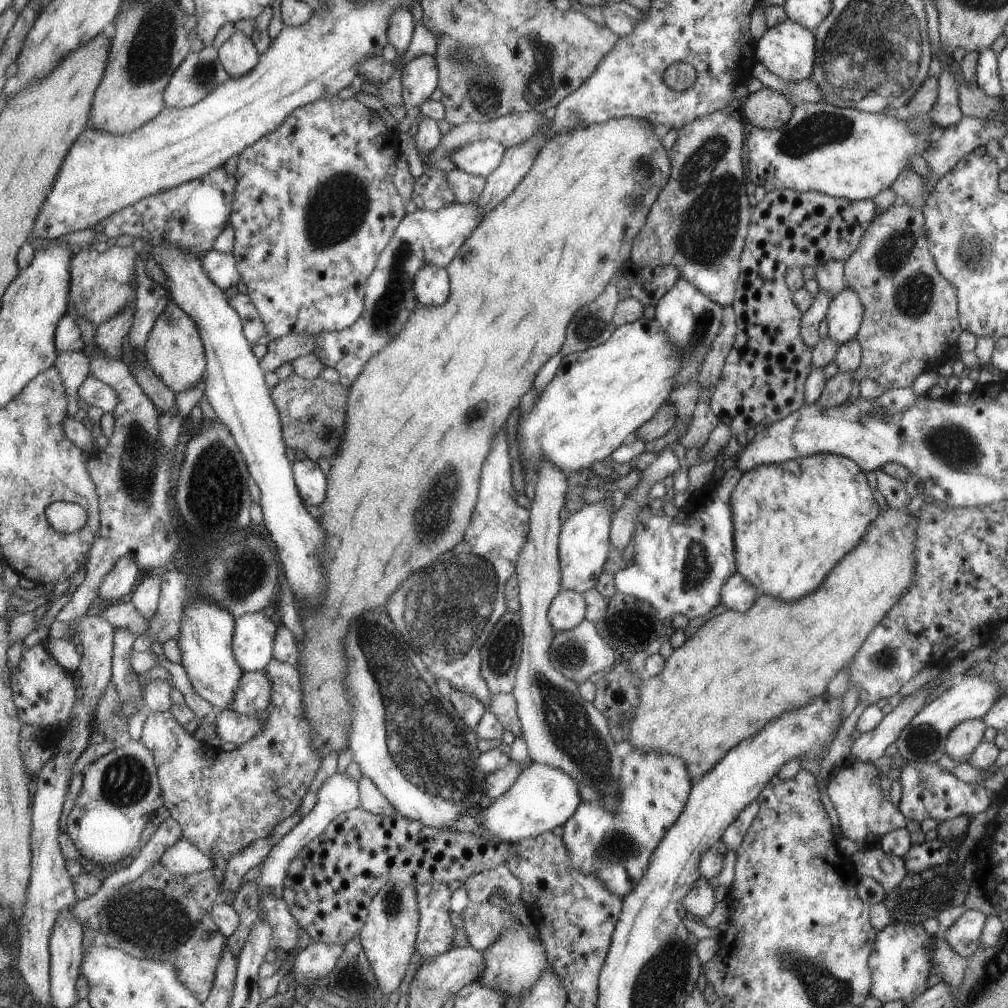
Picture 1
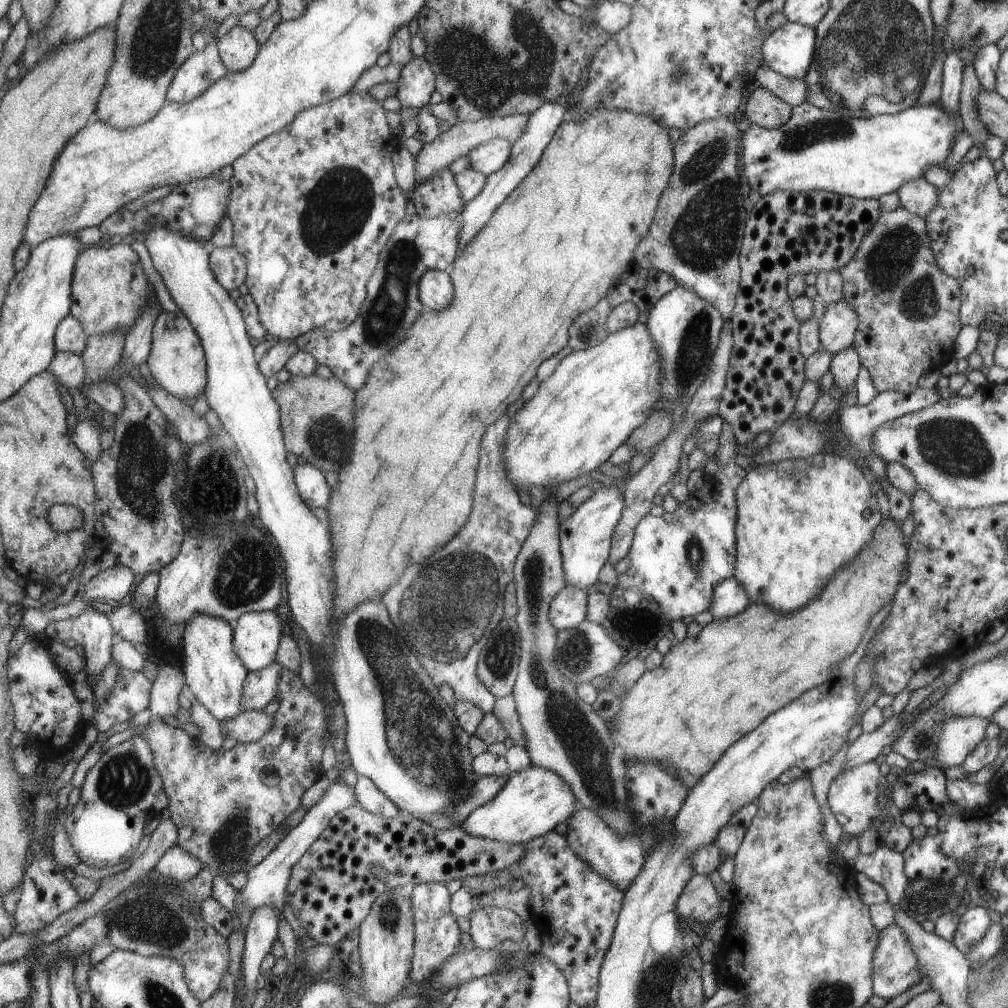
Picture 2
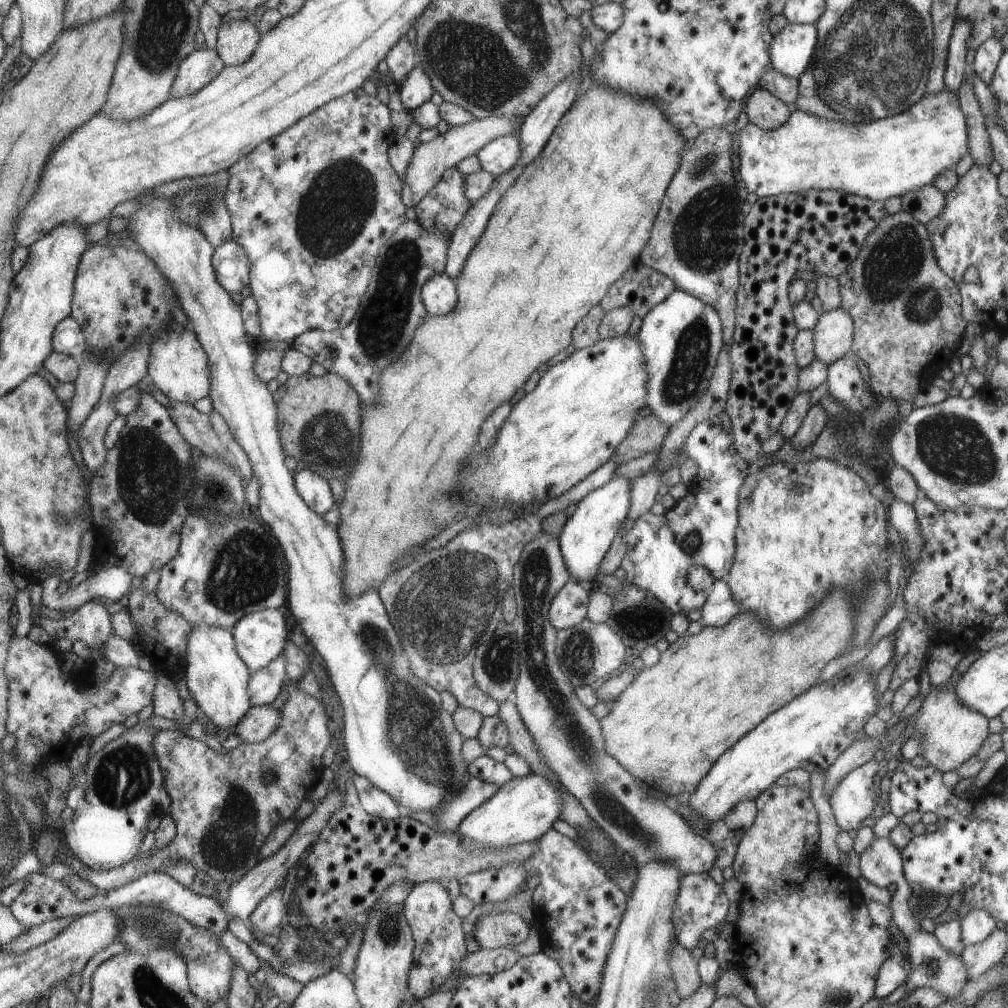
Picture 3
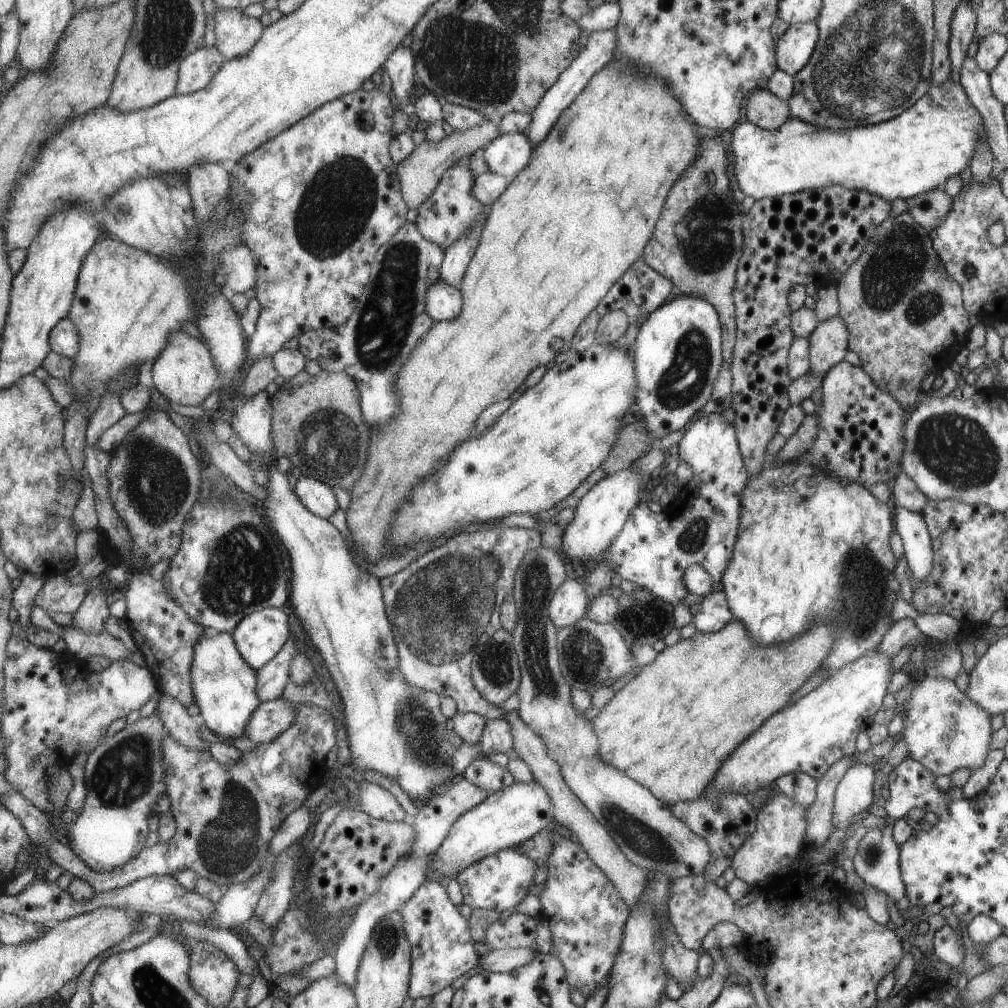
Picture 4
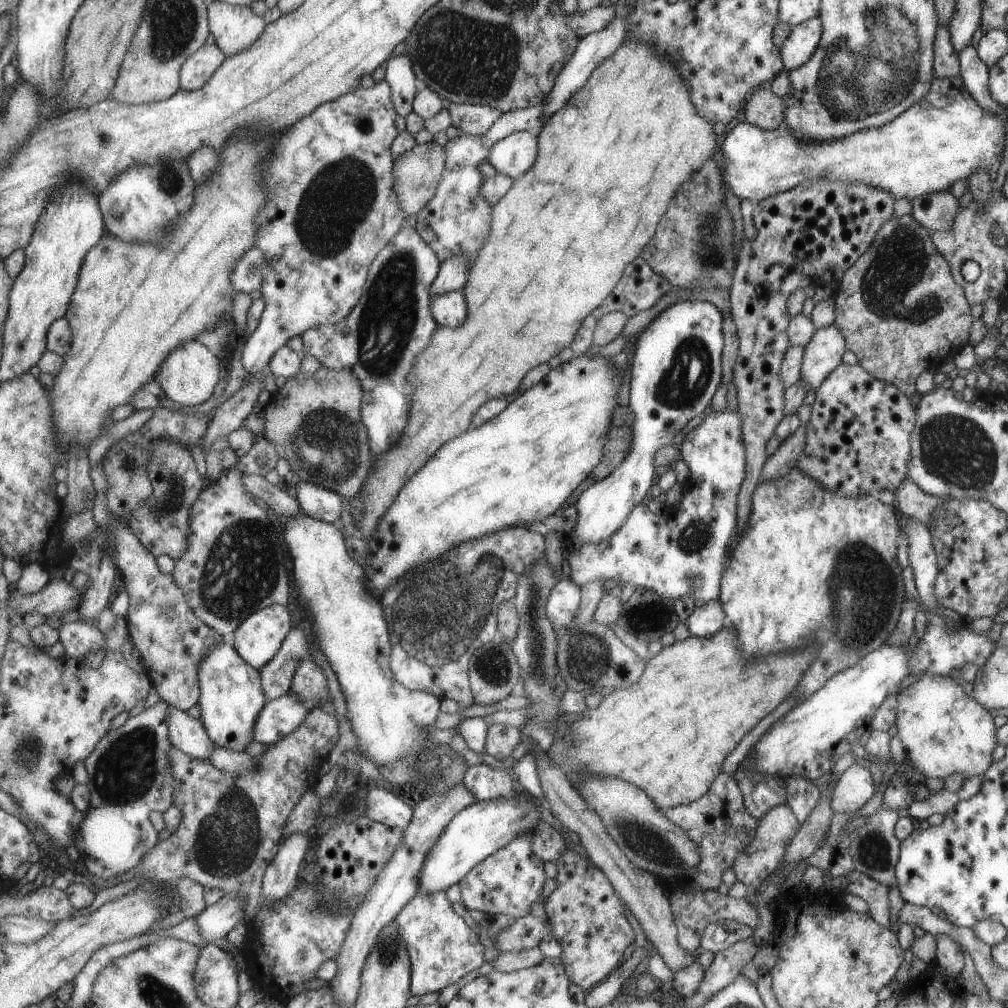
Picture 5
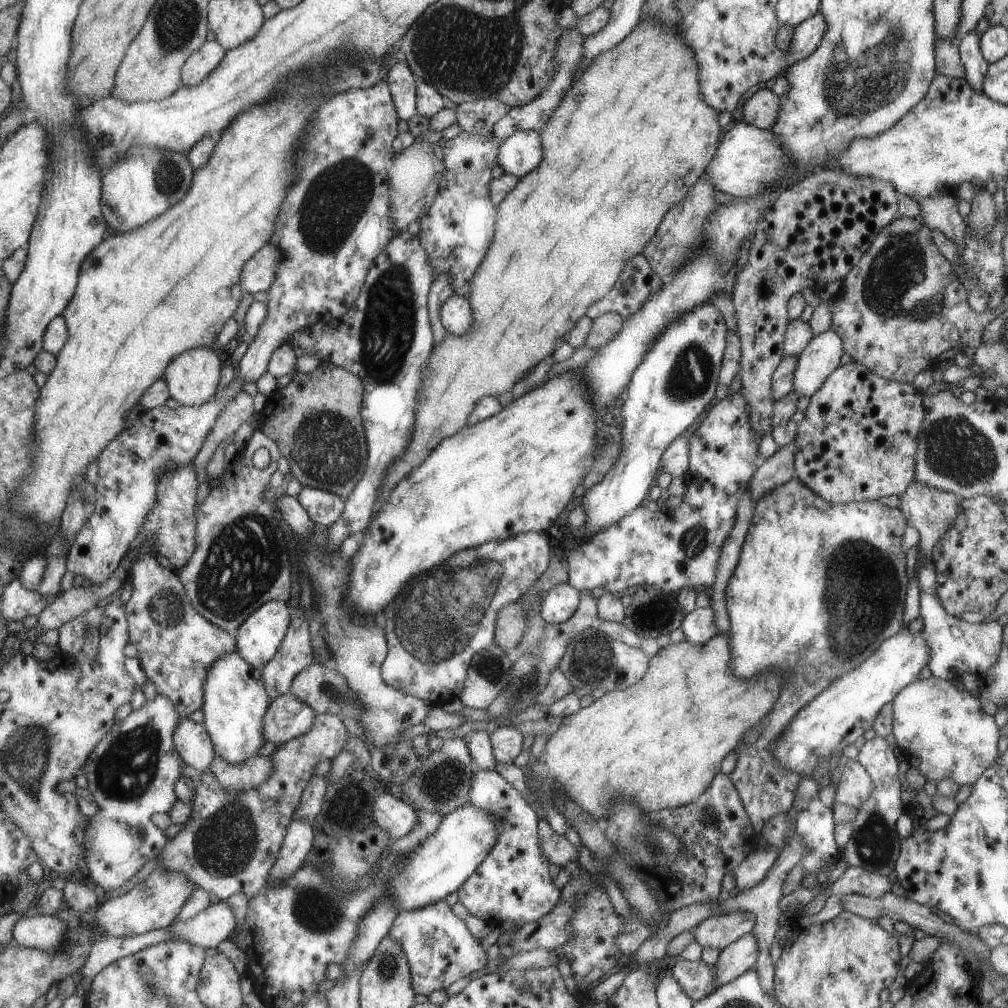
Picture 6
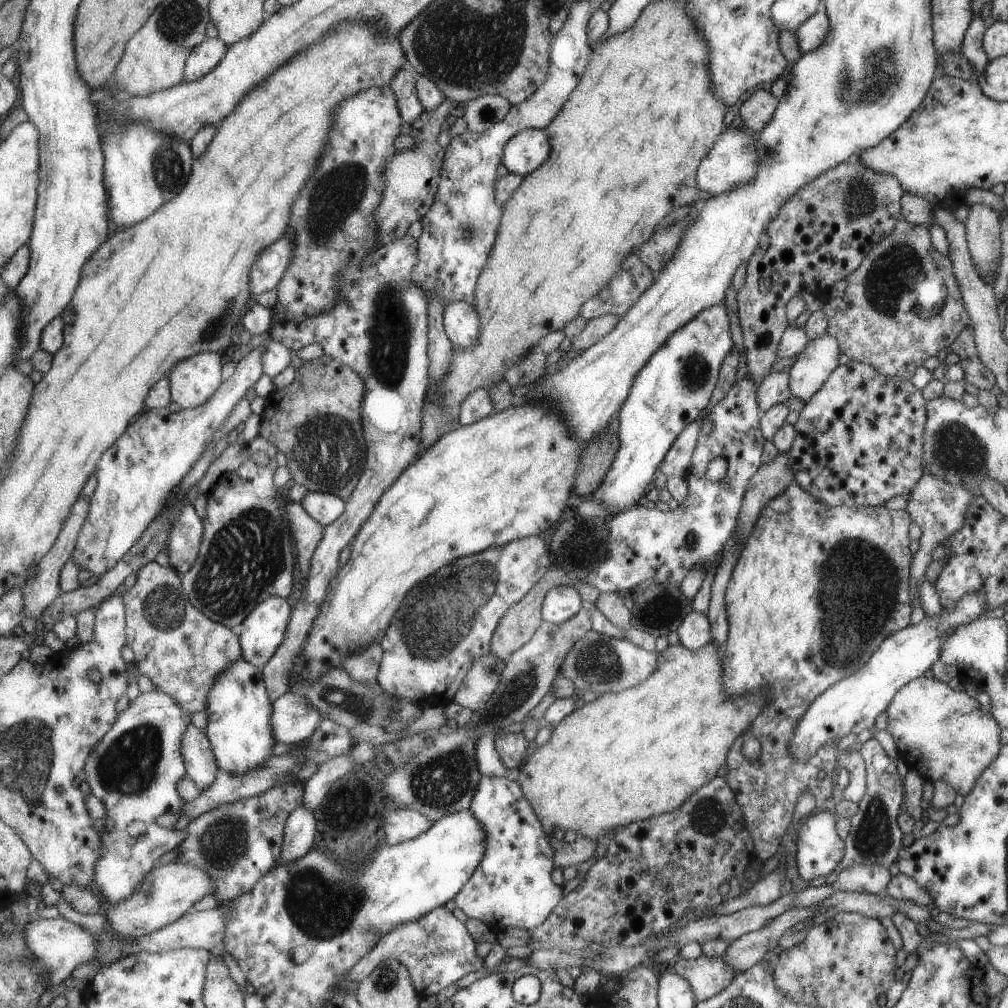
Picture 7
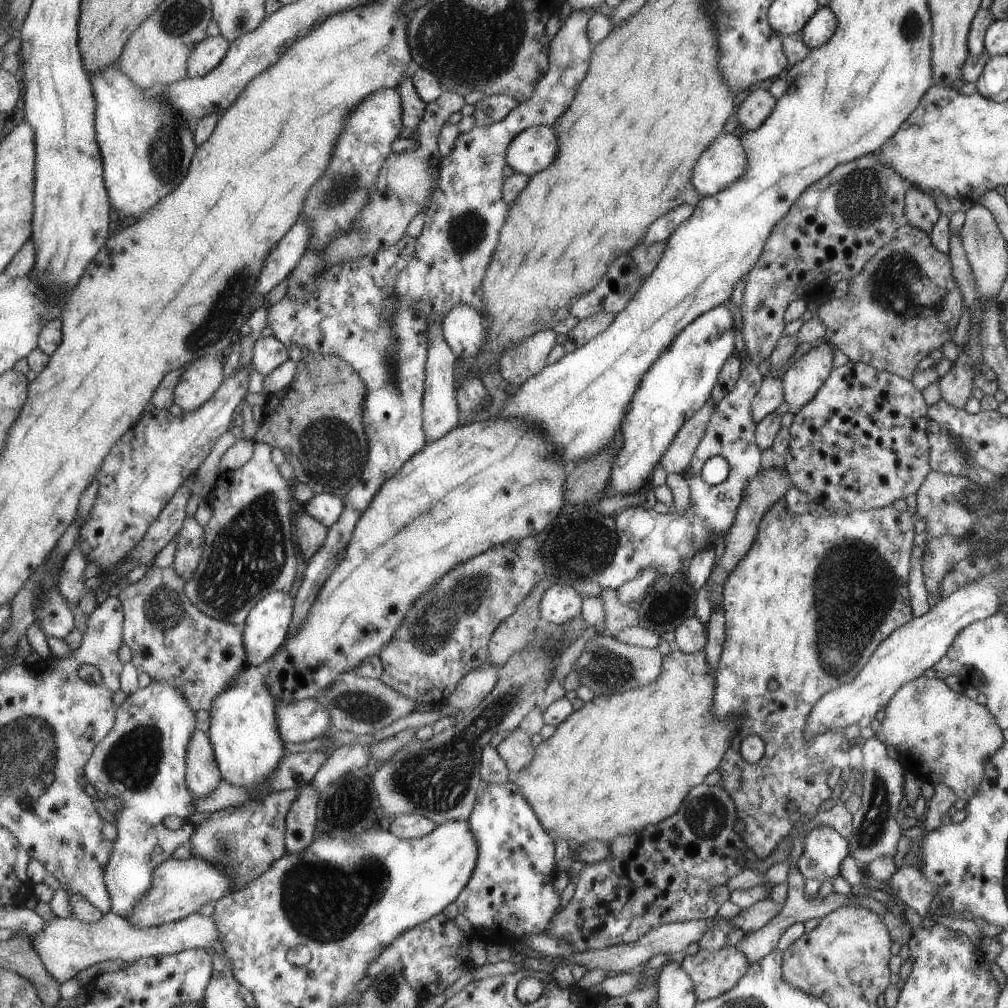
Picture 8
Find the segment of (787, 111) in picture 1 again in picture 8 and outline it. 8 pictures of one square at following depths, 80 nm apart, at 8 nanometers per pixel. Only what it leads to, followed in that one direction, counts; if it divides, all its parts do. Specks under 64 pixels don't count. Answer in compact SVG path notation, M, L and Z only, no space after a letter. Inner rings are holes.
M766 88L749 92L734 112L739 130L745 132L759 128L773 111L775 102Z

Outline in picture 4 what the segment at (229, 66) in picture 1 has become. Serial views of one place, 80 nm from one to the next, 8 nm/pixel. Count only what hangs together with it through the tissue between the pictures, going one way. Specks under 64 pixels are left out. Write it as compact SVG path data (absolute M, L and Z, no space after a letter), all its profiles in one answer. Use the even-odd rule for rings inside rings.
M221 9L216 12L216 47L227 57L228 61L248 55L264 35L264 24L259 18L243 14L241 9Z

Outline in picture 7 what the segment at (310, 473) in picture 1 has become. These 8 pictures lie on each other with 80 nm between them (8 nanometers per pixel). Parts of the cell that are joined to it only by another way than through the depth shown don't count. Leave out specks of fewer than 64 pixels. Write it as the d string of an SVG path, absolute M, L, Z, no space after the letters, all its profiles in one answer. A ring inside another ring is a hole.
M308 491L301 502L307 512L326 527L335 522L346 509L346 501L340 496L321 491Z

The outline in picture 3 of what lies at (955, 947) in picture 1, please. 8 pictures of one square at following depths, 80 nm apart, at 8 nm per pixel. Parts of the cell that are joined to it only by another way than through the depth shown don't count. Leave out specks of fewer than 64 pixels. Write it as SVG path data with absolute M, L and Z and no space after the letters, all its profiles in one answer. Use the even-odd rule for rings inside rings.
M971 909L962 912L959 918L960 940L962 946L981 943L1000 925L984 909Z

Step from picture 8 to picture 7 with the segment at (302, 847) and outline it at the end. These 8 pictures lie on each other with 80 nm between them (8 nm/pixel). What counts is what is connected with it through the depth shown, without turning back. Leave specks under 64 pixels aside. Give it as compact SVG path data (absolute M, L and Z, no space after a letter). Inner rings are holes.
M301 805L292 812L284 834L281 862L285 865L291 864L313 850L317 836L315 826L317 822L314 810Z

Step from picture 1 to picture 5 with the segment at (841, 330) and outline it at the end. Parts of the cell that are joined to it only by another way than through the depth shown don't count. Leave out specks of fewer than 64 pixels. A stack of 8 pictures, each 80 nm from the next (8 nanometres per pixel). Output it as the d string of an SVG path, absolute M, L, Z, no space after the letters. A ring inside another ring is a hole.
M833 323L818 328L807 344L804 344L799 380L808 388L816 390L824 382L826 376L841 363L841 355L846 350L845 336Z

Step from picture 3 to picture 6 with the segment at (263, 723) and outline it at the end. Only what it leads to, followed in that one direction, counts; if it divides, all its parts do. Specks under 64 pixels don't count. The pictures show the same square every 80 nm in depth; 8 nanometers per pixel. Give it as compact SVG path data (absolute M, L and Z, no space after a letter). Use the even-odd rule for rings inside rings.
M289 692L272 700L265 713L264 737L276 746L305 734L315 722L318 713L305 701Z

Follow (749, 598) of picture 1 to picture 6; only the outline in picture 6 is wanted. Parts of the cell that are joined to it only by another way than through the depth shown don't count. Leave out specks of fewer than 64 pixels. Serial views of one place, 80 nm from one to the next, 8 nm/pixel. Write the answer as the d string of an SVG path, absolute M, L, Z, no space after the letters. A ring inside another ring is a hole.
M695 607L681 621L684 640L694 645L703 644L718 632L713 622L713 611L709 607Z

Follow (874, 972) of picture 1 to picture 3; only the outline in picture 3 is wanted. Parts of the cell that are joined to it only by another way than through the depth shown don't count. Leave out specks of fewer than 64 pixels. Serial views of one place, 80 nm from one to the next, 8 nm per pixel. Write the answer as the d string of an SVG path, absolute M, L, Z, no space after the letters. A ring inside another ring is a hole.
M892 942L888 959L882 964L876 975L875 998L885 998L892 994L898 987L906 984L912 966L908 957L903 956Z

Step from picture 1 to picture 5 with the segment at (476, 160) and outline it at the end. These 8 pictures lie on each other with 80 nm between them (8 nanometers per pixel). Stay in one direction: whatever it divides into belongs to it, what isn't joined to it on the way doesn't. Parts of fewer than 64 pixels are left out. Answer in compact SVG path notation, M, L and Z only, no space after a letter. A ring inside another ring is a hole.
M515 131L493 145L488 162L497 172L519 178L536 163L538 142L538 135L533 132Z

